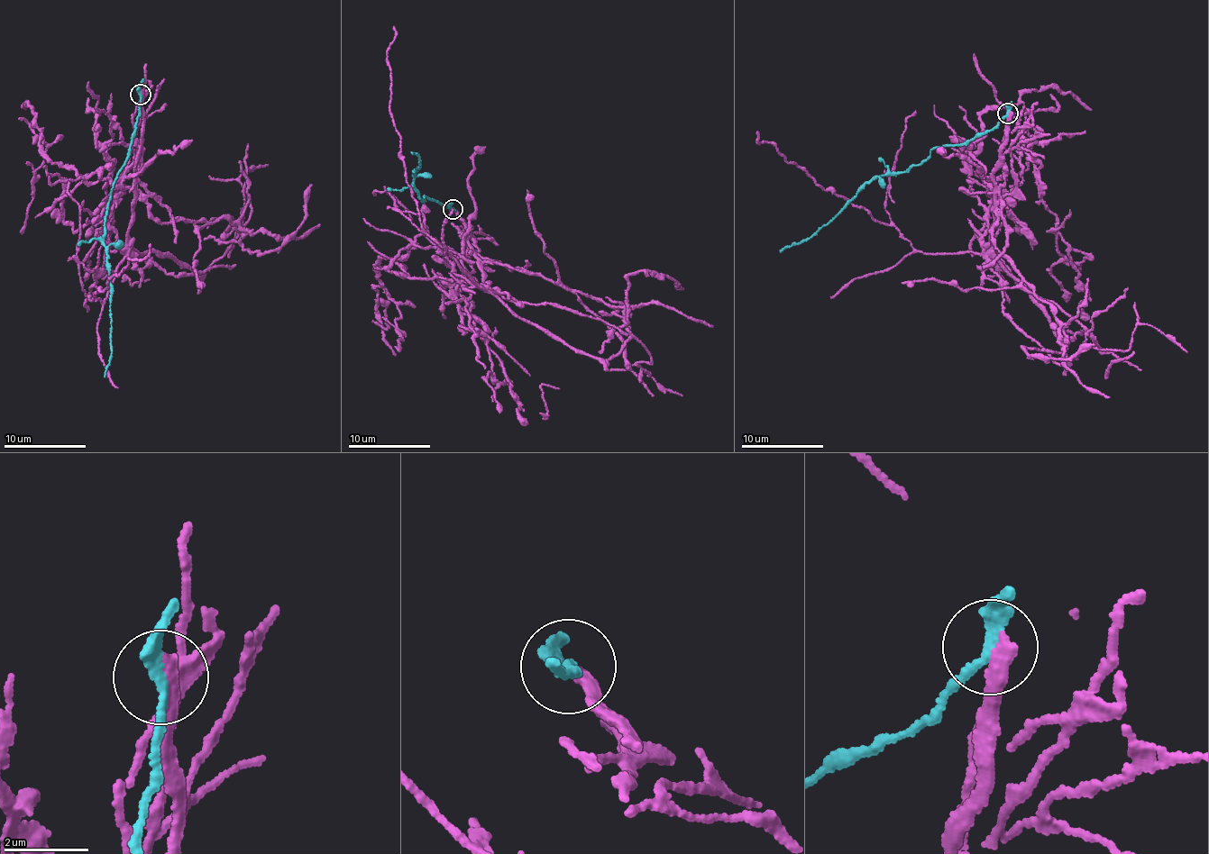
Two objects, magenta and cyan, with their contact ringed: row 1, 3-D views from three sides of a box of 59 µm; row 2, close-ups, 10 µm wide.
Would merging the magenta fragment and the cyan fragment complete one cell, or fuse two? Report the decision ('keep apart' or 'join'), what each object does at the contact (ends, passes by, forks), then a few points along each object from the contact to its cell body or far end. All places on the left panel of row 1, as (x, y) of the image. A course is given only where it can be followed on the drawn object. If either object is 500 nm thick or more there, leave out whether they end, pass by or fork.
keep apart; magenta ends; cyan passes by; course magenta (141, 94), (141, 150), (128, 246), (104, 301), (92, 296), (89, 301), (127, 262), (147, 257), (151, 244); course cyan (140, 94), (141, 112), (135, 134), (113, 188), (105, 213), (104, 230), (112, 295), (112, 355), (105, 377)

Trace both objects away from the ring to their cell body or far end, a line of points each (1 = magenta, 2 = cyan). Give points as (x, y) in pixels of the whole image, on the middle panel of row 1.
1: (453, 208), (471, 237), (467, 239), (489, 290), (462, 270), (420, 221), (389, 106), (394, 26)
2: (452, 208), (425, 196), (425, 201), (421, 200), (414, 176), (420, 162), (419, 155), (412, 152)

